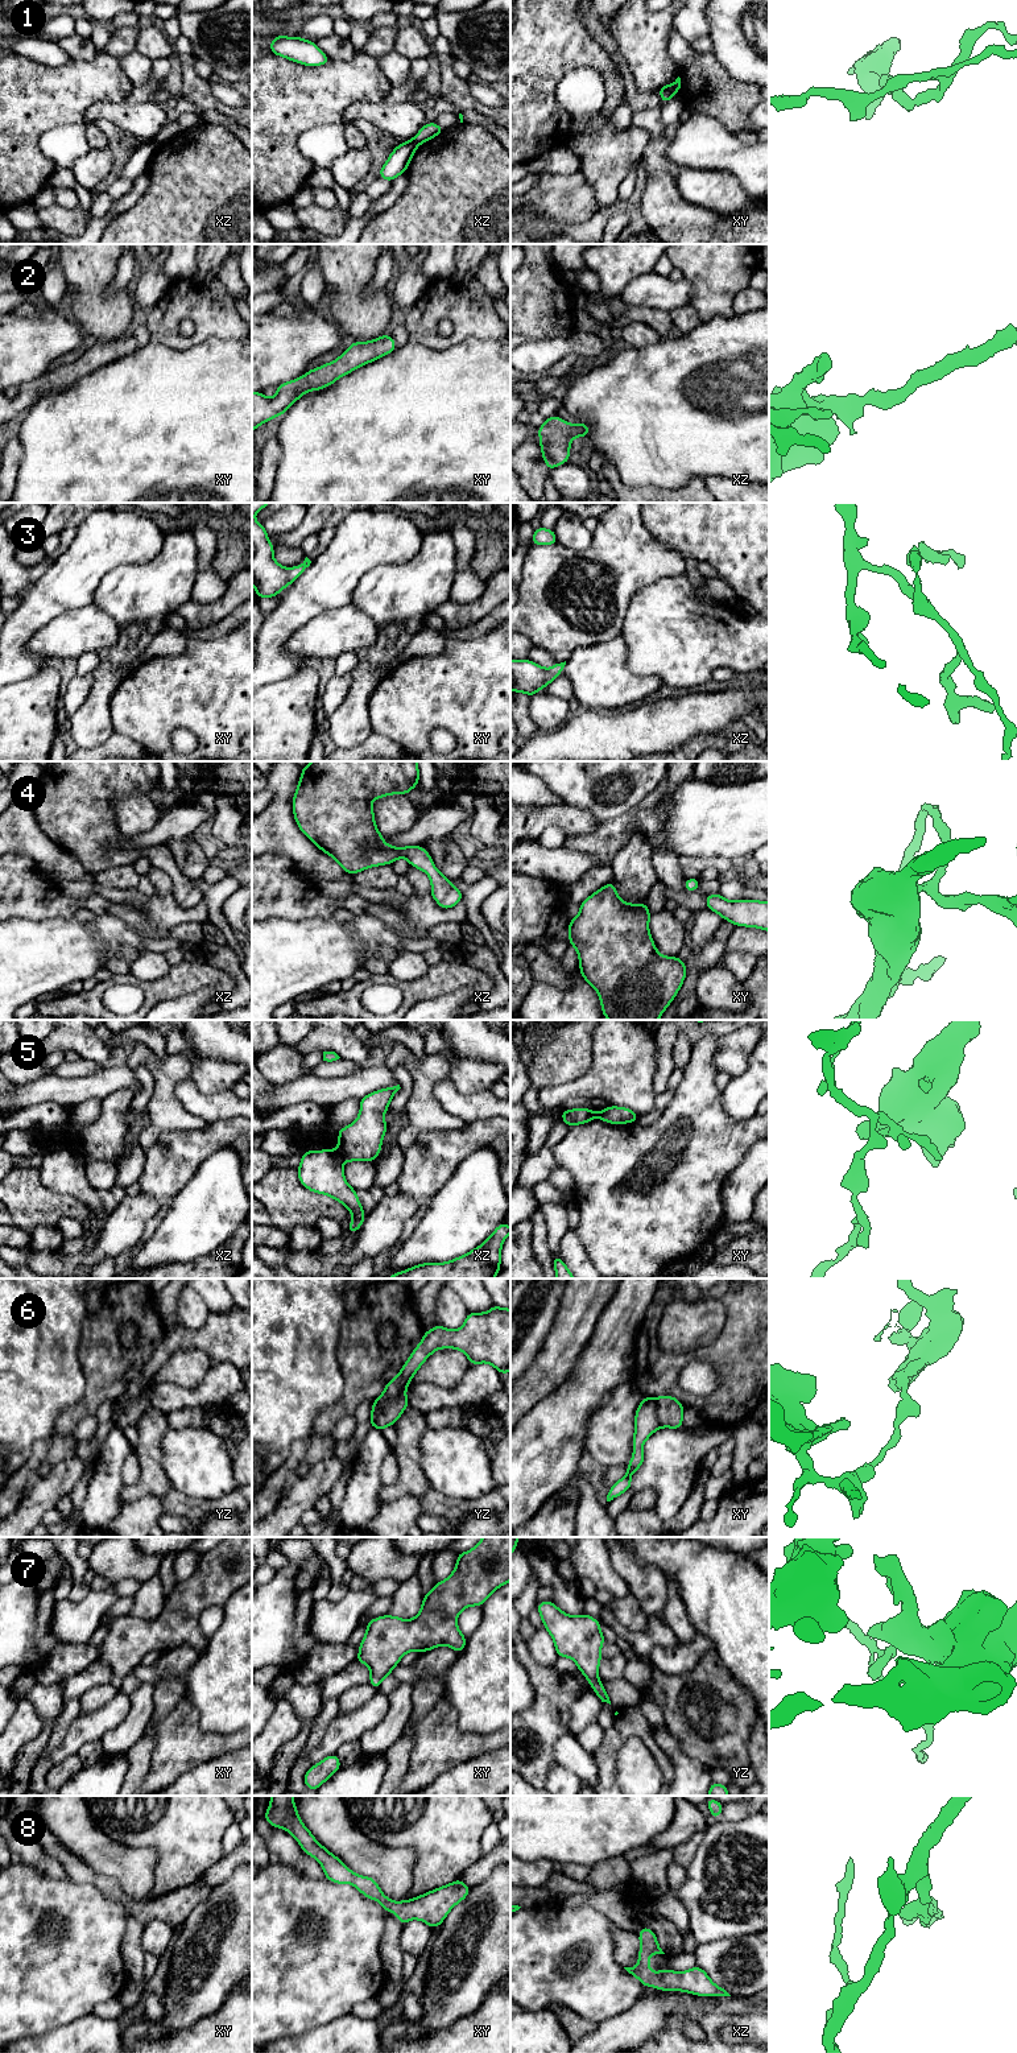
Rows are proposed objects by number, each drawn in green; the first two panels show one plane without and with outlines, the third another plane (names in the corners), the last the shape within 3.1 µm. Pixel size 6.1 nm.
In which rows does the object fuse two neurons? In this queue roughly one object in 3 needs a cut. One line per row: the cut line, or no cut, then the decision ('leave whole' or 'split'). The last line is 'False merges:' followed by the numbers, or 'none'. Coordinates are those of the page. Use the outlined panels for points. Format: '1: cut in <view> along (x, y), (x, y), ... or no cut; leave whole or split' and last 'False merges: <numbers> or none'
1: cut in xy along (669, 85), (674, 93); split
2: no cut; leave whole
3: no cut; leave whole
4: no cut; leave whole
5: cut in xz along (337, 1152), (344, 1160); split
6: cut in yz along (404, 1392), (384, 1401), (380, 1405), (379, 1415), (369, 1421); split
7: no cut; leave whole
8: no cut; leave whole
False merges: 1, 5, 6

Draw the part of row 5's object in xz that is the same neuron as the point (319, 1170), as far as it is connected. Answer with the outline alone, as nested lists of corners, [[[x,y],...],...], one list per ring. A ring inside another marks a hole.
[[[334,1149],[306,1151],[297,1173],[299,1182],[307,1190],[326,1194],[352,1213],[348,1234],[354,1235],[361,1227],[367,1214],[363,1211],[356,1190],[344,1178],[343,1164],[344,1160]]]

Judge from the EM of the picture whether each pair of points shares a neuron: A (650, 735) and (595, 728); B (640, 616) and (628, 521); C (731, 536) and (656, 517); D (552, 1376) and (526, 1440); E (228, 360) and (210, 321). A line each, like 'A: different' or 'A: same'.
A: same
B: different
C: same
D: different
E: different

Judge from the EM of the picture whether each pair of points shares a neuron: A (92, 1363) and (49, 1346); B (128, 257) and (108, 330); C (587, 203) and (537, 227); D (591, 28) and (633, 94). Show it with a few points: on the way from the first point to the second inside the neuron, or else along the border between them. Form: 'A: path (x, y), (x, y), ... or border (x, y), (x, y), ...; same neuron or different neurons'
A: border (81, 1326), (78, 1362), (85, 1387); different neurons
B: border (119, 259), (115, 276), (107, 288), (108, 294); different neurons
C: border (533, 218), (552, 218), (569, 223), (583, 222); different neurons
D: path (608, 44), (627, 77); same neuron

